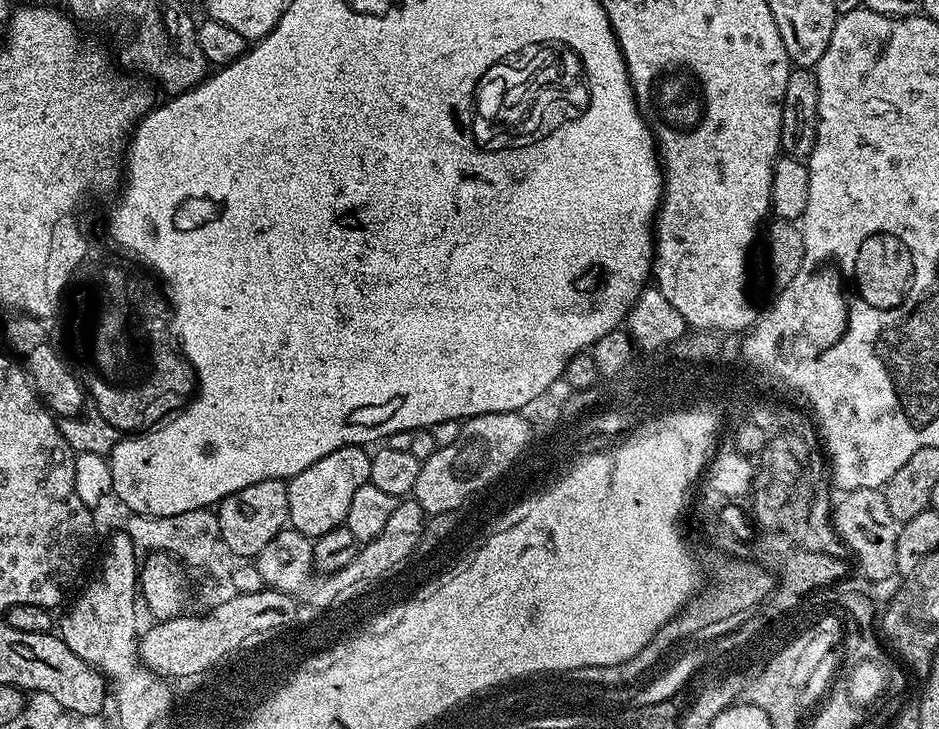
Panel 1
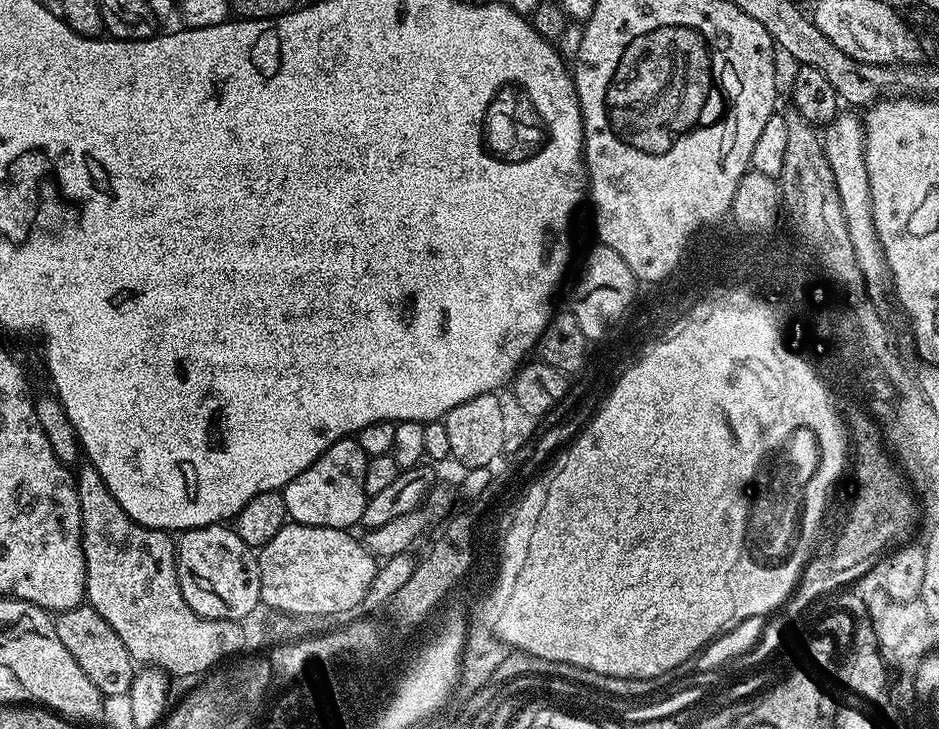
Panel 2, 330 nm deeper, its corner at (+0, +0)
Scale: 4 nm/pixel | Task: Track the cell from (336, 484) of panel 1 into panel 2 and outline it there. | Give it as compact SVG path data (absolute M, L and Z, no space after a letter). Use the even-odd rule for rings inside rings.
M345 438L331 444L314 463L306 466L306 470L302 470L302 474L298 474L298 478L291 480L282 490L289 521L306 526L342 528L345 530L351 529L353 527L351 524L359 525L362 510L366 510L366 502L369 498L368 491L364 488L366 466L369 459L370 457L364 452L356 438Z

